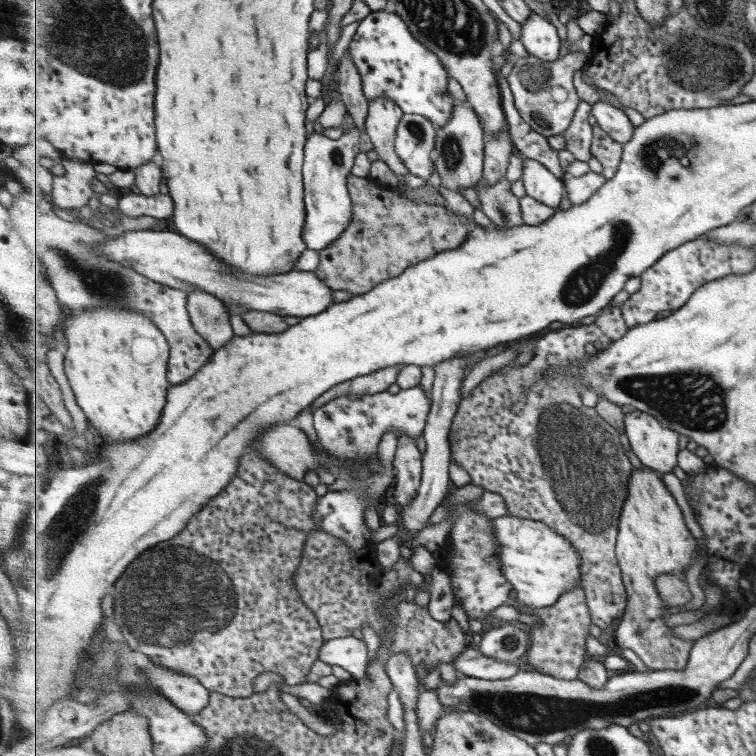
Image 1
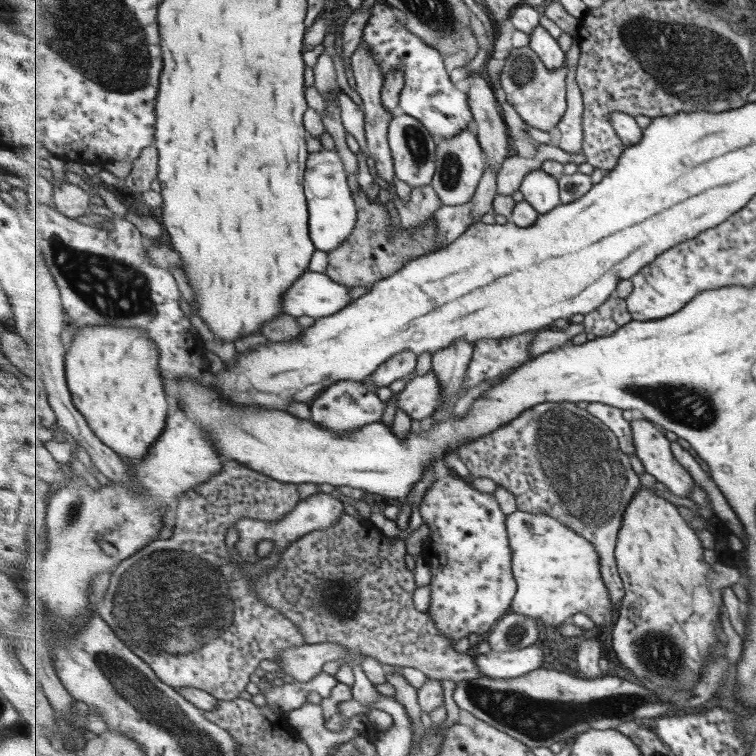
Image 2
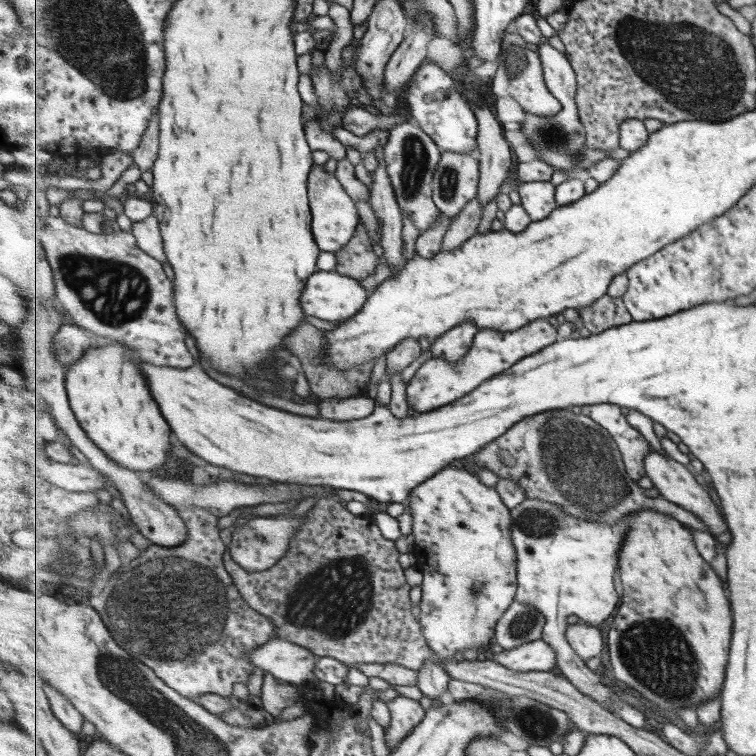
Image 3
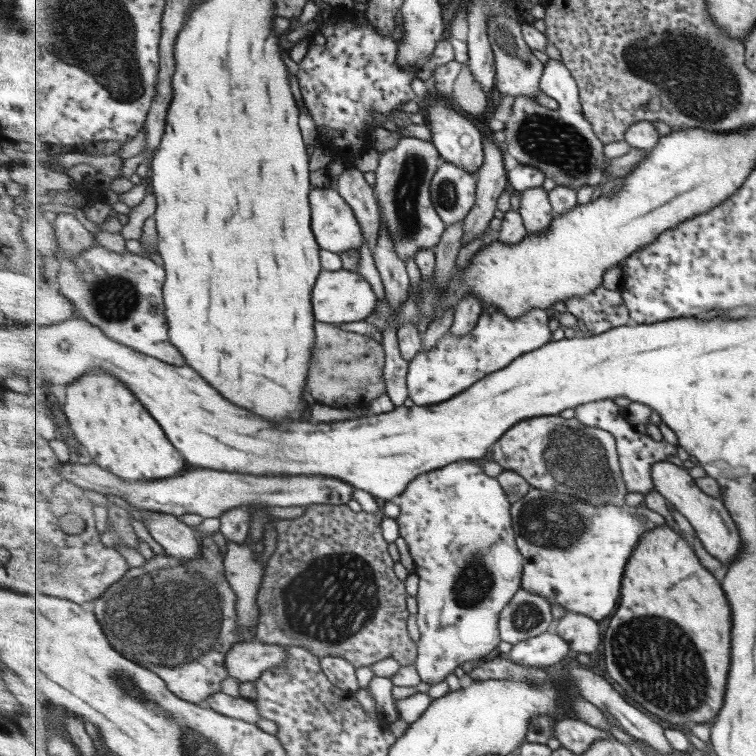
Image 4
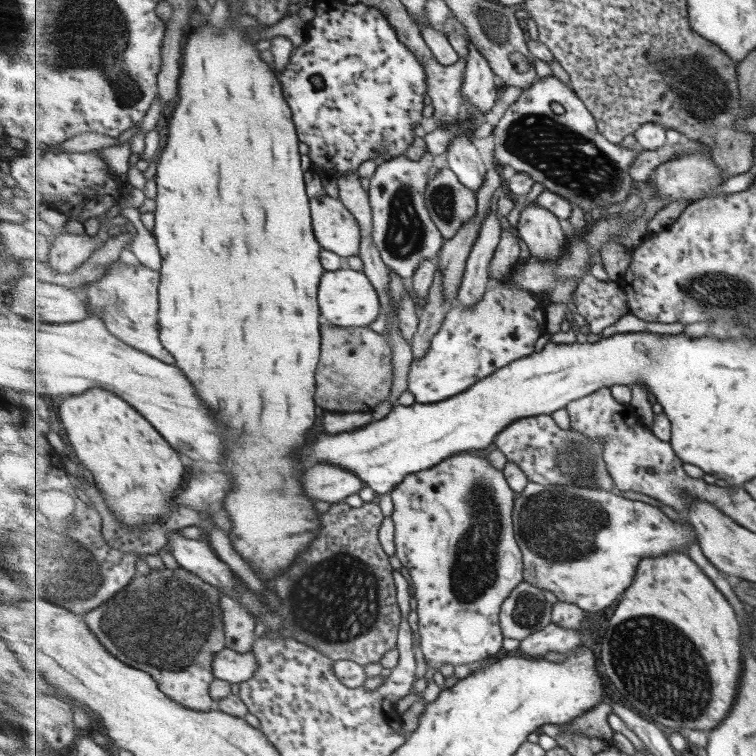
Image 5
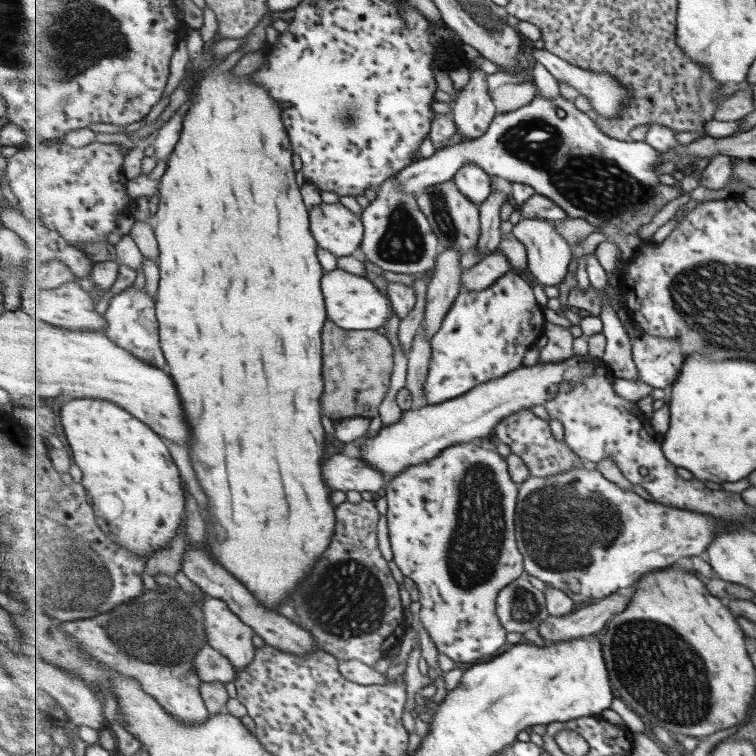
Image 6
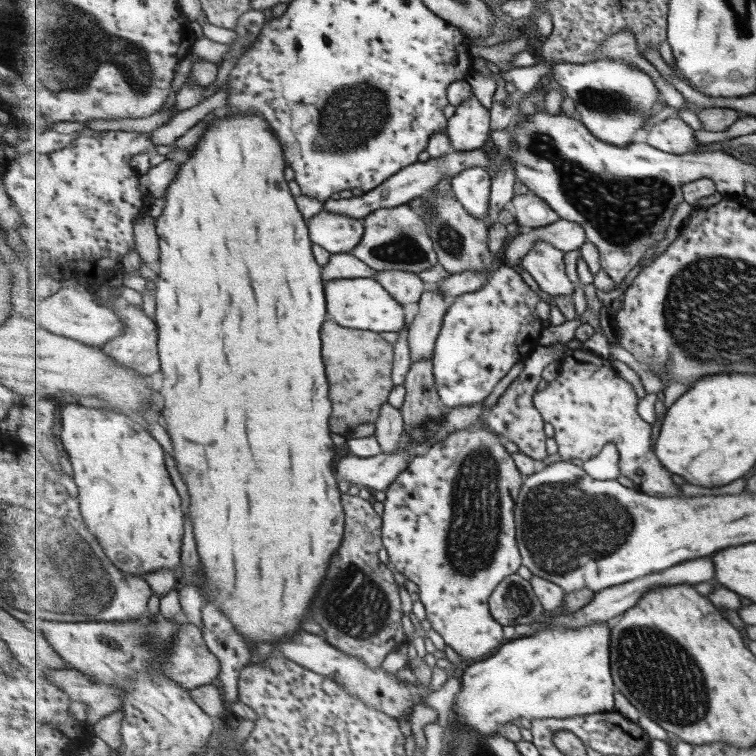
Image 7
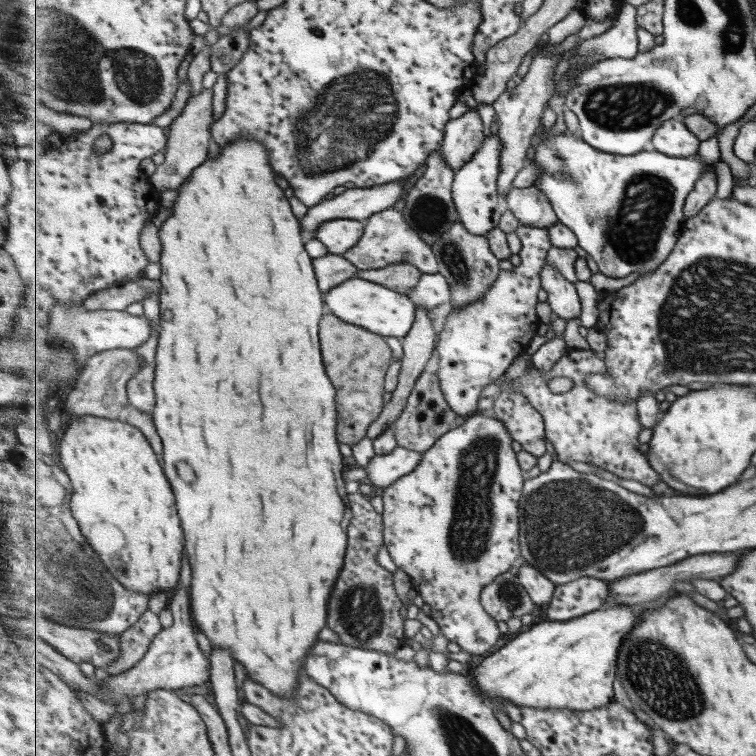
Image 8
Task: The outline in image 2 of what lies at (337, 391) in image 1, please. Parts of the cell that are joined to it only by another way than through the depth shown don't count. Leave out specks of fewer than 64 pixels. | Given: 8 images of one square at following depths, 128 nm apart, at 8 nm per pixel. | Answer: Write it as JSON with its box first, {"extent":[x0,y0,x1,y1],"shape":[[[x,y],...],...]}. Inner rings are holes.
{"extent":[372,350,418,387],"shape":[[[404,350],[404,353],[389,358],[388,362],[381,365],[373,374],[372,382],[377,387],[390,387],[397,380],[405,379],[417,366],[418,355],[411,350]]]}

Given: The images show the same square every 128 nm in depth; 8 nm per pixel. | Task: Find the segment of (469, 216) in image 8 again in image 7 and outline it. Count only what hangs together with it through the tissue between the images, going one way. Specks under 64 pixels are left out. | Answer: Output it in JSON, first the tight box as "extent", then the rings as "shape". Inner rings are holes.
{"extent":[452,167,492,221],"shape":[[[485,167],[463,170],[452,178],[452,192],[473,218],[485,221],[491,210],[492,178]]]}

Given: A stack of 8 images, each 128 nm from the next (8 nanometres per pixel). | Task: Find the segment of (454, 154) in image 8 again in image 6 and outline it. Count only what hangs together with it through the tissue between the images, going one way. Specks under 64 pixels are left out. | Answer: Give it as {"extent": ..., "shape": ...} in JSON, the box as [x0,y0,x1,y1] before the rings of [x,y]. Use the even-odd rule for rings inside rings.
{"extent":[451,69,499,141],"shape":[[[480,69],[471,71],[471,82],[457,94],[451,105],[459,134],[471,141],[481,138],[499,114],[489,94],[489,75]]]}

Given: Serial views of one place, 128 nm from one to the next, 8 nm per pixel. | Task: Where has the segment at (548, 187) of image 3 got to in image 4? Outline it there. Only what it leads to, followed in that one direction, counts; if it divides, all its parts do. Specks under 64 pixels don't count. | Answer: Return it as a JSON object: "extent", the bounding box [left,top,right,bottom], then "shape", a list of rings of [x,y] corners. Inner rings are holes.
{"extent":[520,186,555,234],"shape":[[[537,186],[537,188],[525,190],[520,196],[522,197],[520,212],[525,220],[528,234],[547,232],[555,220],[555,212],[549,200],[549,191]]]}

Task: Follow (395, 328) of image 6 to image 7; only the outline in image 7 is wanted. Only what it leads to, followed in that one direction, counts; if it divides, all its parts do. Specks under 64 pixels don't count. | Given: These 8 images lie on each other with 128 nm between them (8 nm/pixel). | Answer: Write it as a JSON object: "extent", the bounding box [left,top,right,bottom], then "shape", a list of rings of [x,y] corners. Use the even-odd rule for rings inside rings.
{"extent":[376,404,405,453],"shape":[[[385,404],[376,422],[376,436],[383,453],[395,453],[405,440],[405,420],[401,410]]]}

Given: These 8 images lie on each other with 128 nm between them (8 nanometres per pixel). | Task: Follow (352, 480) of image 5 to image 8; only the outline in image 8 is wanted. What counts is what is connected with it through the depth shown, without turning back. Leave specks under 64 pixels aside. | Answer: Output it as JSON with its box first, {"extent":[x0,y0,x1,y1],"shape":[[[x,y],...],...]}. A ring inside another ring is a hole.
{"extent":[365,446,423,490],"shape":[[[401,446],[386,456],[375,456],[365,468],[369,480],[374,486],[384,490],[397,482],[401,477],[411,474],[423,461],[423,454]]]}

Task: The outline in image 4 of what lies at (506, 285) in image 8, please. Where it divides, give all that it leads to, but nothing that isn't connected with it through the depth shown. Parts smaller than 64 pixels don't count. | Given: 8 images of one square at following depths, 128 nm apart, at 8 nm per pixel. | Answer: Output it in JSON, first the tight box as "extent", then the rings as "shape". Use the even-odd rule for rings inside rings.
{"extent":[408,305,551,405],"shape":[[[495,305],[485,307],[470,334],[458,337],[447,331],[427,353],[421,352],[410,362],[408,390],[415,405],[438,405],[451,400],[488,374],[504,369],[525,354],[541,349],[551,342],[551,310],[531,309],[521,318],[506,316],[503,309]]]}

